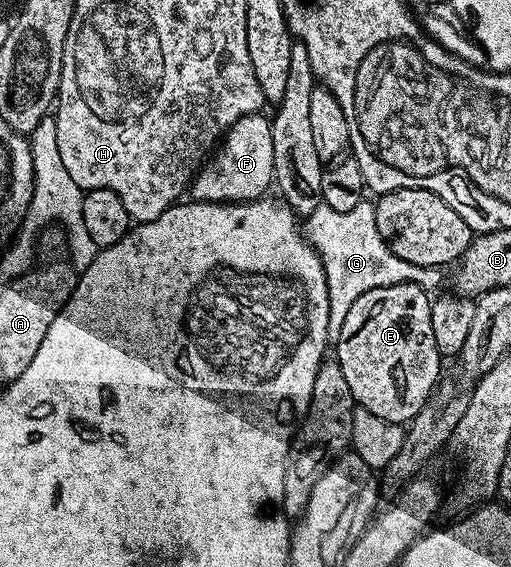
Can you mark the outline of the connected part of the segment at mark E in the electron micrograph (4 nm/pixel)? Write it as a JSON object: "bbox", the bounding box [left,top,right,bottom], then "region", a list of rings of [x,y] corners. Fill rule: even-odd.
{"bbox":[334,282,442,424],"region":[[[409,282],[374,288],[354,300],[350,312],[346,312],[346,320],[342,320],[342,328],[334,336],[334,361],[346,375],[346,384],[350,384],[357,406],[374,412],[374,416],[382,416],[387,422],[407,424],[433,397],[432,389],[440,378],[442,359],[438,344],[434,344],[434,328],[430,325],[432,304],[429,291]]]}

